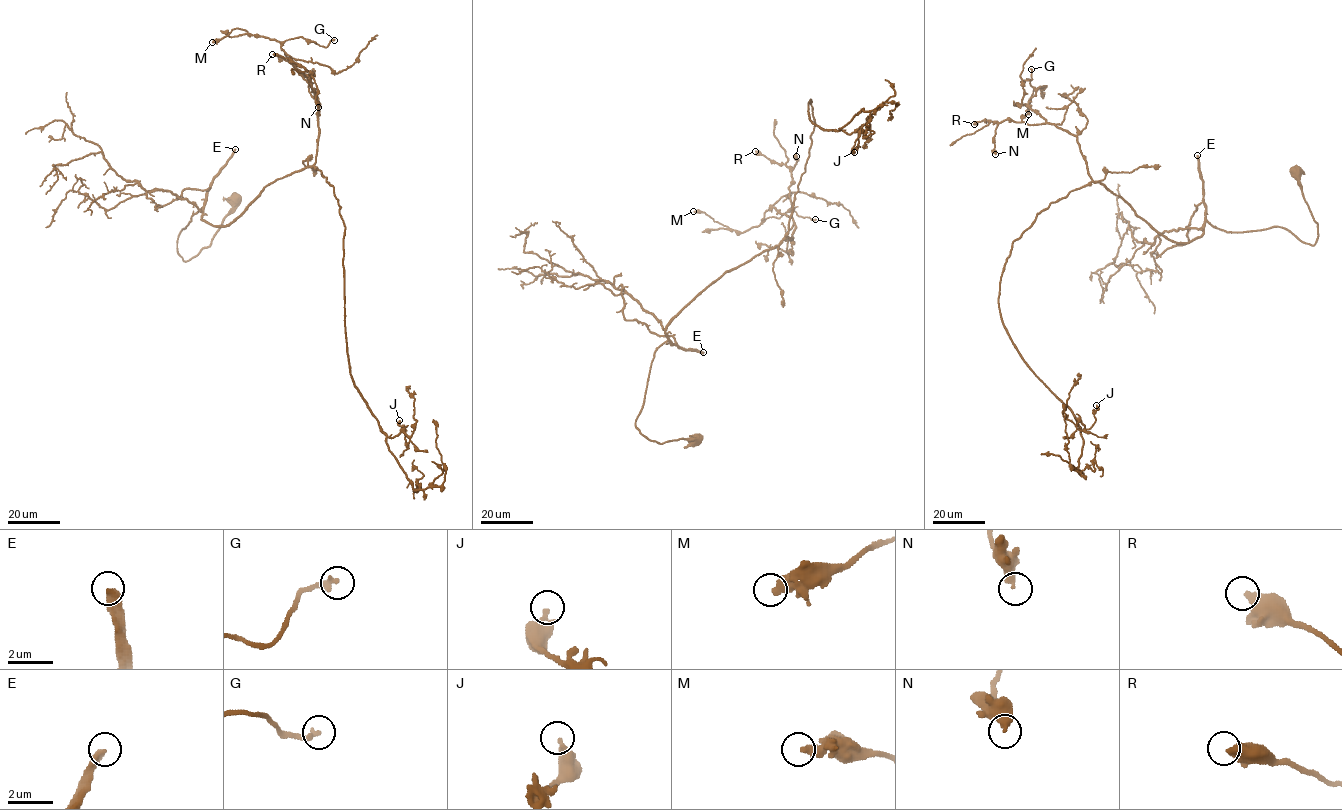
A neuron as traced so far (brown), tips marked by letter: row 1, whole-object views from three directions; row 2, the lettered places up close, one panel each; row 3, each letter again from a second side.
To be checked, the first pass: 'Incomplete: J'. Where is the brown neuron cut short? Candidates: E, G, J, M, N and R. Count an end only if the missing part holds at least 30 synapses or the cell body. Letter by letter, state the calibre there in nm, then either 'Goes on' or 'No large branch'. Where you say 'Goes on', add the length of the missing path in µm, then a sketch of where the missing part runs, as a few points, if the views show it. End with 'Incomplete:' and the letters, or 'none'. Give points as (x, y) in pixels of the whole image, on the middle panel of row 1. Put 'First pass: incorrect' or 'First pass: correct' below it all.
E: Thickness 400 nm. Goes on. Missing length about 170 µm. Course of what is missing: (703, 352), (725, 355), (738, 313), (724, 274), (657, 224), (614, 211), (595, 195), (582, 202), (569, 196)
G: Thickness 280 nm. No large branch
J: Thickness 360 nm. No large branch
M: Thickness 400 nm. No large branch
N: Thickness 400 nm. No large branch
R: Thickness 440 nm. No large branch
Incomplete: E
First pass: incorrect

